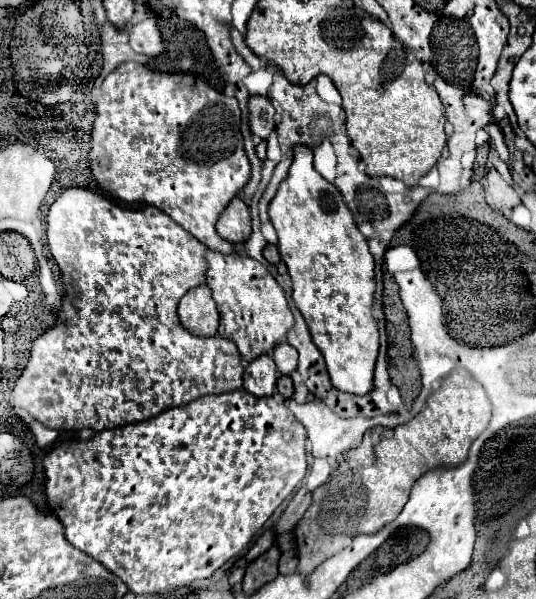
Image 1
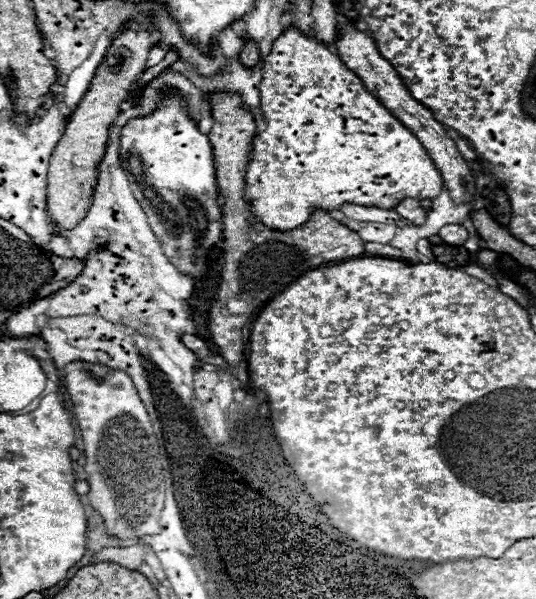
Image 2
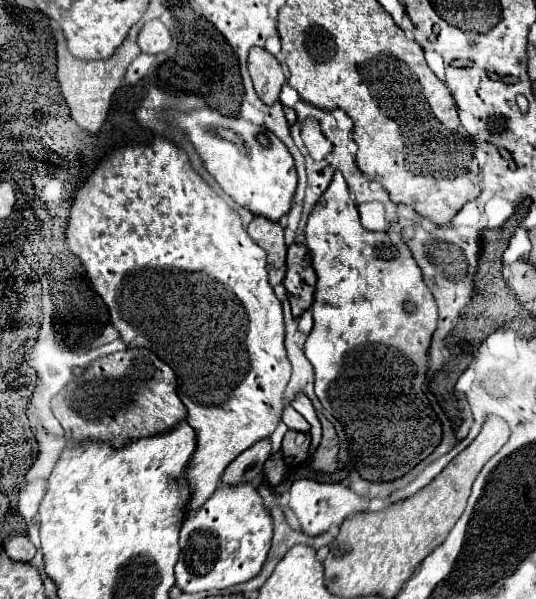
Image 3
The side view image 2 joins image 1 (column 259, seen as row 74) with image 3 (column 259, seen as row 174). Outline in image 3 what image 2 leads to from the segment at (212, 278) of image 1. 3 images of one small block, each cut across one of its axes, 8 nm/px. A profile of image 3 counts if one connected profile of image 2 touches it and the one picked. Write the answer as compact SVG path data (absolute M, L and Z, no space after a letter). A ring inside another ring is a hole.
M106 122L102 130L96 132L98 138L116 138L112 150L100 160L100 164L92 170L92 174L86 178L84 184L74 192L74 200L70 206L70 216L66 224L66 244L74 256L78 256L86 278L92 282L94 290L102 296L102 300L108 306L110 322L120 332L120 338L128 348L148 348L152 350L160 360L164 360L178 378L178 384L182 386L182 392L178 392L180 400L188 408L186 422L196 430L196 450L184 470L184 476L190 486L190 502L188 502L188 514L196 512L220 486L220 476L224 468L246 448L250 448L254 442L268 438L276 426L282 420L284 410L284 390L290 380L290 362L284 350L284 320L282 320L282 304L276 298L274 290L268 284L268 270L266 270L266 252L248 236L248 232L242 226L240 214L232 210L208 184L206 180L190 166L190 160L186 152L176 146L166 136L154 136L148 144L142 140L134 140L132 136L126 136L126 126Z

